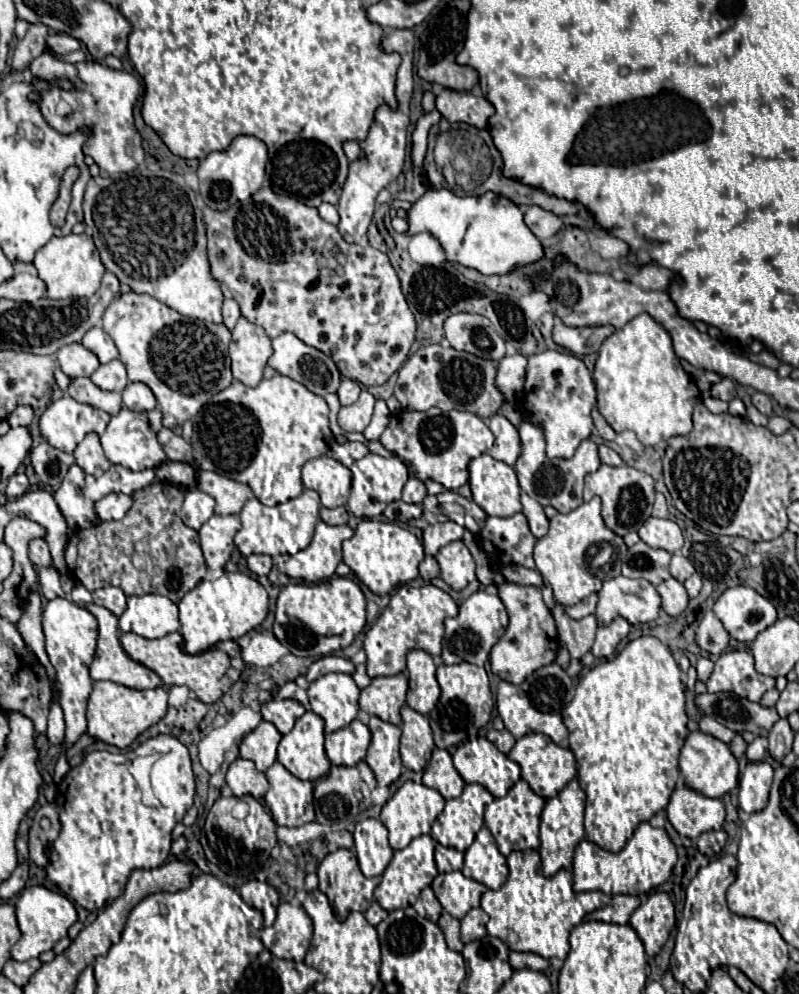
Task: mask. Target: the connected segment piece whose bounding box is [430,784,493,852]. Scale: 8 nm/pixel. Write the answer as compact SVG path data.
M467 784L459 798L447 800L443 812L431 827L430 836L442 846L465 852L483 826L483 810L493 802L489 790Z

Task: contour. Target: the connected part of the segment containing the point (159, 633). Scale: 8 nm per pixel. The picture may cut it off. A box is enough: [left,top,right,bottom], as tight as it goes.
[119,594,179,638]

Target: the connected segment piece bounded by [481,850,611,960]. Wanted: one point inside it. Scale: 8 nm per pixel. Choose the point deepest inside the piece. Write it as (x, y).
(531, 912)

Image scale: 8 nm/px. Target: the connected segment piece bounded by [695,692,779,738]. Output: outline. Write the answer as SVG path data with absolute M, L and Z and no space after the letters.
M733 692L701 694L695 698L701 712L735 732L751 732L755 736L769 736L773 724L779 720L775 708L763 708L757 702L745 700Z

